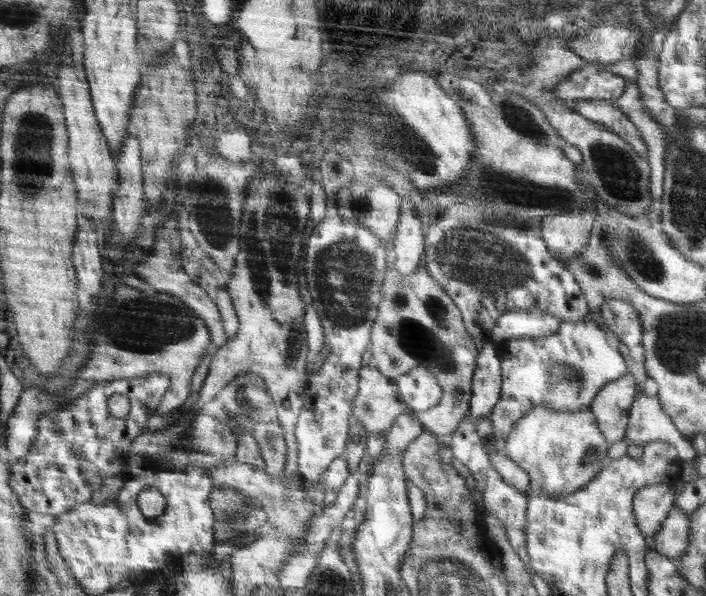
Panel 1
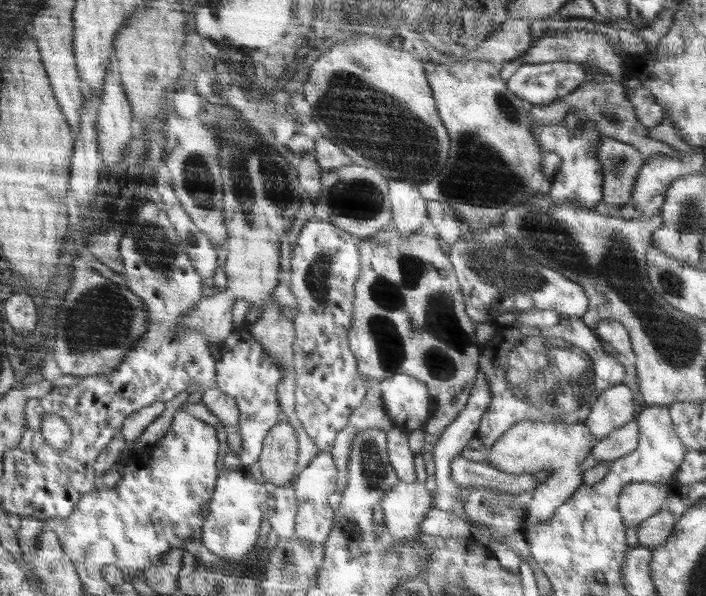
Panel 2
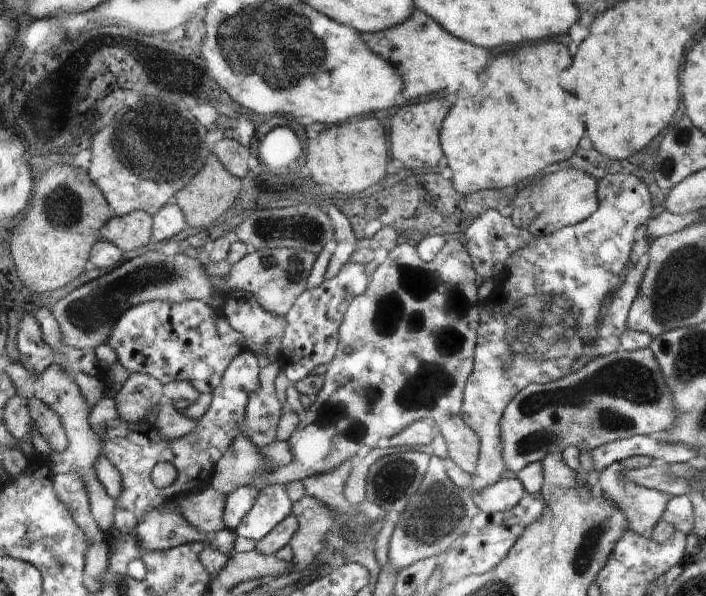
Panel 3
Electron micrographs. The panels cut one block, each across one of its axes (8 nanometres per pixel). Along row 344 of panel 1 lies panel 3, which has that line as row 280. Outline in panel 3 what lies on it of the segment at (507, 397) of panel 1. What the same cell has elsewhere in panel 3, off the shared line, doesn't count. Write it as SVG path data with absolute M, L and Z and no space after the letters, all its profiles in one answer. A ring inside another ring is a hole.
M616 172L616 174L608 174L597 182L597 199L600 200L600 206L597 213L592 214L586 221L581 221L576 225L571 225L565 229L558 230L555 233L546 236L534 238L534 240L526 245L525 248L515 252L508 261L505 262L505 271L500 277L495 279L495 288L491 294L483 300L482 304L482 342L478 344L478 366L473 366L474 378L470 378L470 386L465 386L466 390L466 406L462 406L462 420L472 431L476 432L478 439L481 440L478 465L476 470L472 472L472 482L470 489L476 492L488 489L495 485L506 475L506 466L504 458L504 444L501 440L501 419L504 417L506 406L517 397L526 386L534 383L548 383L565 380L568 376L573 376L574 366L578 363L578 358L582 358L582 346L586 346L586 342L592 342L592 335L598 330L598 322L602 322L603 310L614 298L614 294L618 289L618 280L626 271L626 267L630 261L630 250L634 245L634 232L636 228L644 226L648 222L648 218L652 216L652 202L650 202L650 192L646 188L646 184L638 179L634 174L624 174L624 172Z

